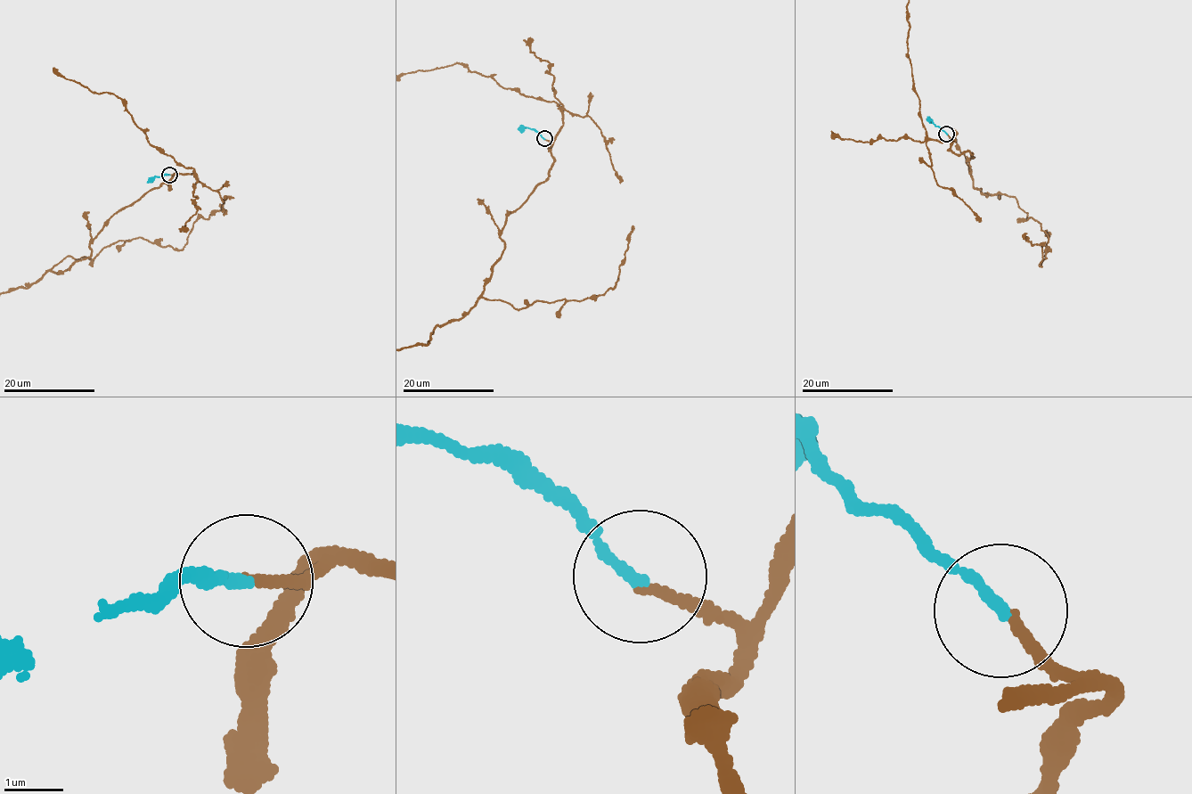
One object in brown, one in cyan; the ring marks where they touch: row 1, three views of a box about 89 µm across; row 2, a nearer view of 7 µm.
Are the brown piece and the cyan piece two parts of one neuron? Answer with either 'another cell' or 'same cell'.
same cell

